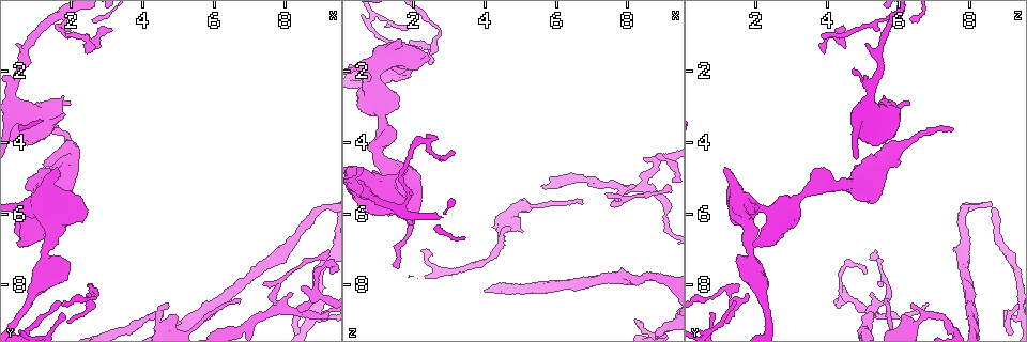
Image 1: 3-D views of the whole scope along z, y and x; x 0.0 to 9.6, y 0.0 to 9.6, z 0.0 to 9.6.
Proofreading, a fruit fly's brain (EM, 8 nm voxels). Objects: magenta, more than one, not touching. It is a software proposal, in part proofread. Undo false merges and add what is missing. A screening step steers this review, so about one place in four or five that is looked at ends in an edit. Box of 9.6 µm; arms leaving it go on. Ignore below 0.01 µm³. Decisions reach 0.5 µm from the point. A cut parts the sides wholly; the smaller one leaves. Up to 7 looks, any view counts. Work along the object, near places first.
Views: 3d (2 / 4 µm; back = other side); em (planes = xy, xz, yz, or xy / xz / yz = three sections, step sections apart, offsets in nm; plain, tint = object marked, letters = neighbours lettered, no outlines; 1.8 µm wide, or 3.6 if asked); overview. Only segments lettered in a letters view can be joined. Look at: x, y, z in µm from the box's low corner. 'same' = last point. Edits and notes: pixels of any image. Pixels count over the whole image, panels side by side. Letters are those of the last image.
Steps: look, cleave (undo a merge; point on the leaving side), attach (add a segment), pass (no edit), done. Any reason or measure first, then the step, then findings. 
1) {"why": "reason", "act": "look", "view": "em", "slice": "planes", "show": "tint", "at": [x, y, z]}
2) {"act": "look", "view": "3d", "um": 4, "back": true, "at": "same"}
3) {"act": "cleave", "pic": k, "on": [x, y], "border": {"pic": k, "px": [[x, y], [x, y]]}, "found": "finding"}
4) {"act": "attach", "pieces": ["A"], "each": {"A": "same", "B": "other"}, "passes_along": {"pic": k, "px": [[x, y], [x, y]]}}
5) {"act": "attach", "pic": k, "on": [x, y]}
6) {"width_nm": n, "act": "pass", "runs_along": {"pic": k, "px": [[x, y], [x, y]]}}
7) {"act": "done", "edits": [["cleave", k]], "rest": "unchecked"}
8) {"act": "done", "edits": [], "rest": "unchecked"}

{"why": "thick end", "act": "look", "view": "3d", "um": 4, "at": [1.55, 4.70, 1.20]}

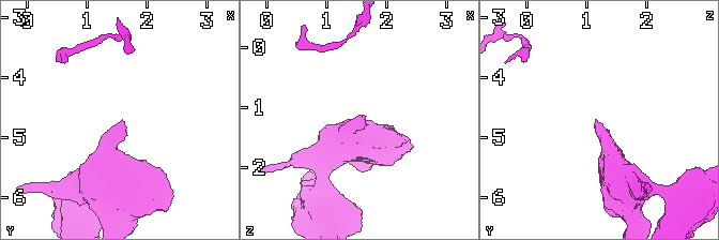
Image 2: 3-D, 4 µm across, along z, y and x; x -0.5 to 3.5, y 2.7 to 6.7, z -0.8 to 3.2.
{"act": "look", "view": "em", "slice": "planes", "show": "letters", "at": [1.60, 4.75, 1.10]}

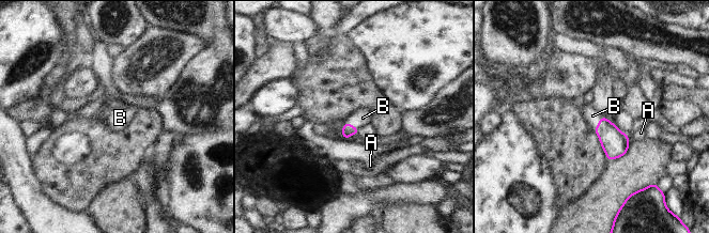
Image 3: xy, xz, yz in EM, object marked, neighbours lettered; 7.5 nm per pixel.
{"act": "attach", "pieces": ["B"], "each": {"A": "other", "B": "same"}, "passes_along": {"pic": 3, "px": [[348, 129], [351, 124], [363, 118]]}, "found": "the neuron continues"}

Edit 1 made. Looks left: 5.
{"why": "branch stops here", "act": "look", "view": "3d", "um": 2, "at": [3.10, 0.90, 4.30]}

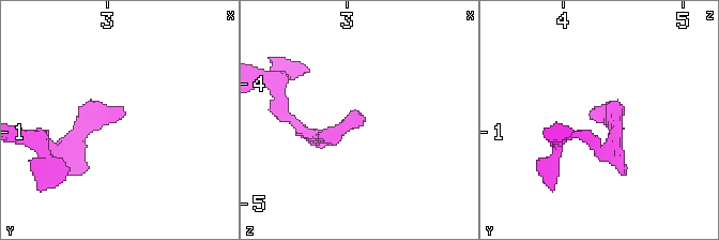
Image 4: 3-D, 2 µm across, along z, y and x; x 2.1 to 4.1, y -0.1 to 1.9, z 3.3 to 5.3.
{"act": "look", "view": "em", "slice": "xy", "step": 16, "show": "tint", "at": [3.12, 0.84, 4.34]}

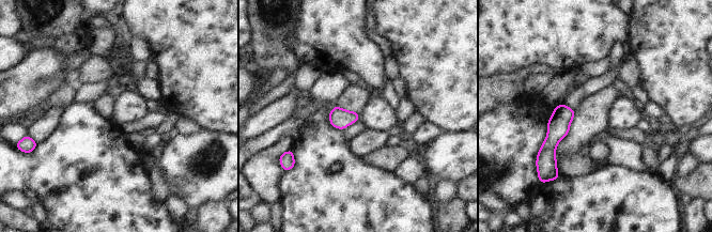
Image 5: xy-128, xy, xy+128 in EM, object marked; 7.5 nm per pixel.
{"why": "cut it another way", "act": "look", "view": "em", "slice": "planes", "show": "letters", "at": "same"}

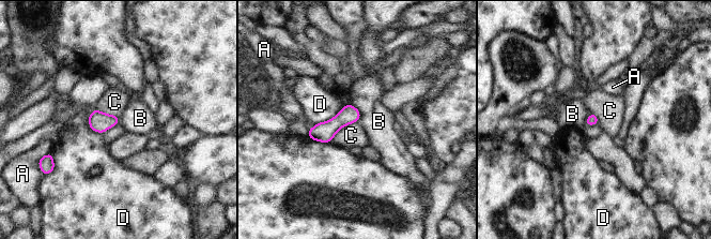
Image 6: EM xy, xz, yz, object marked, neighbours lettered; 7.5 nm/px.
{"width_nm": 80, "act": "pass", "each": {"A": "other", "B": "other", "C": "other", "D": "other"}, "border": {"pic": 6, "px": [[350, 103], [359, 113], [357, 121]]}, "found": "none of them fits"}

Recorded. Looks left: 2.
{"act": "look", "view": "em", "slice": "planes", "show": "tint", "at": [4.95, 8.90, 6.10]}

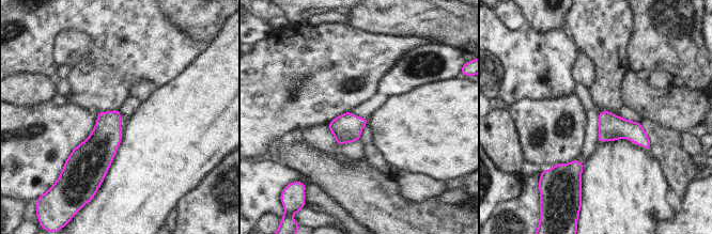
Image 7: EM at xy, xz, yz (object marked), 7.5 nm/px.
{"why": "see the neighbours", "act": "look", "view": "em", "slice": "planes", "show": "letters", "at": "same"}

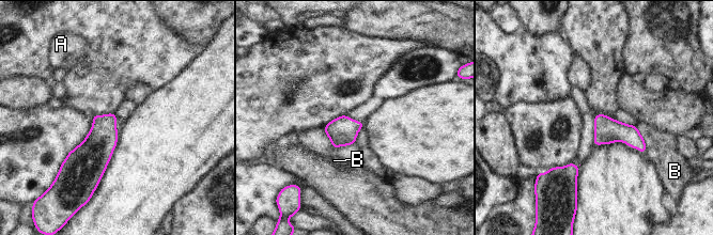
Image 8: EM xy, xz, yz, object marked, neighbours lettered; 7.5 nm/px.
{"act": "pass", "each": {"A": "other", "B": "other"}, "border": {"pic": 8, "px": [[636, 126], [647, 146]]}, "found": "no lettered segment goes on from it"}

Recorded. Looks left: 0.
{"act": "done", "edits": [["attach", 3]], "rest": "unchecked"}

